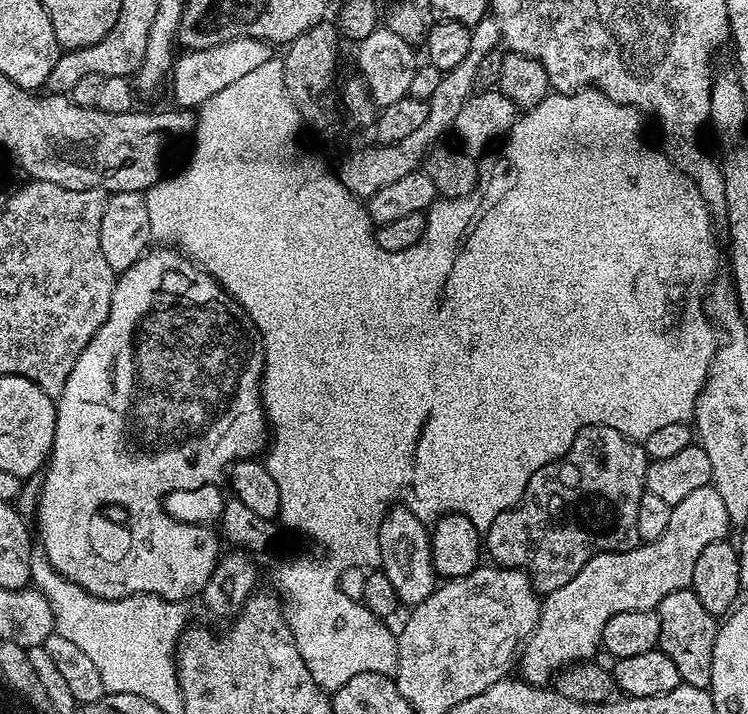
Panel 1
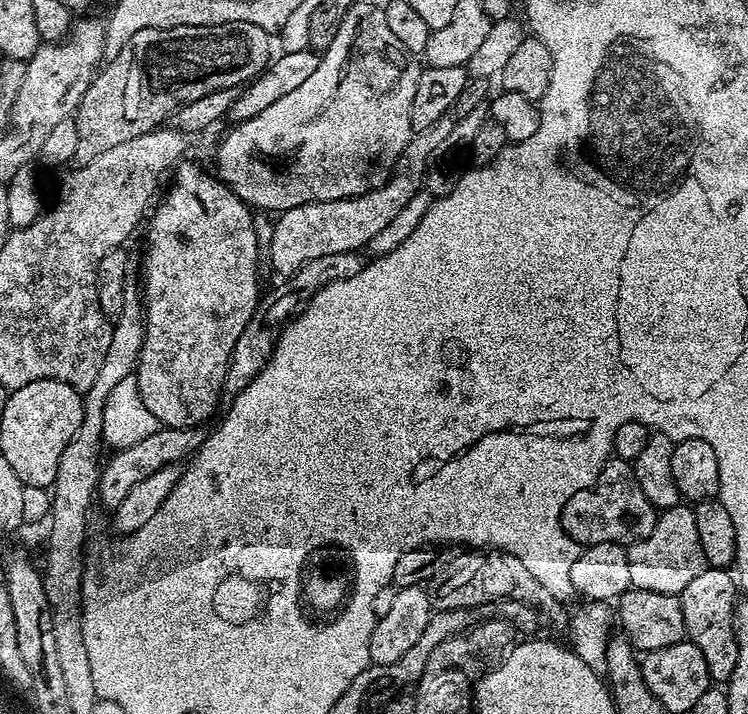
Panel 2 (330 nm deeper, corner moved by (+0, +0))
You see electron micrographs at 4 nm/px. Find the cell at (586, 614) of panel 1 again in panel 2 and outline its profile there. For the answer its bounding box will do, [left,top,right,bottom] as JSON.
[627,503,706,596]

